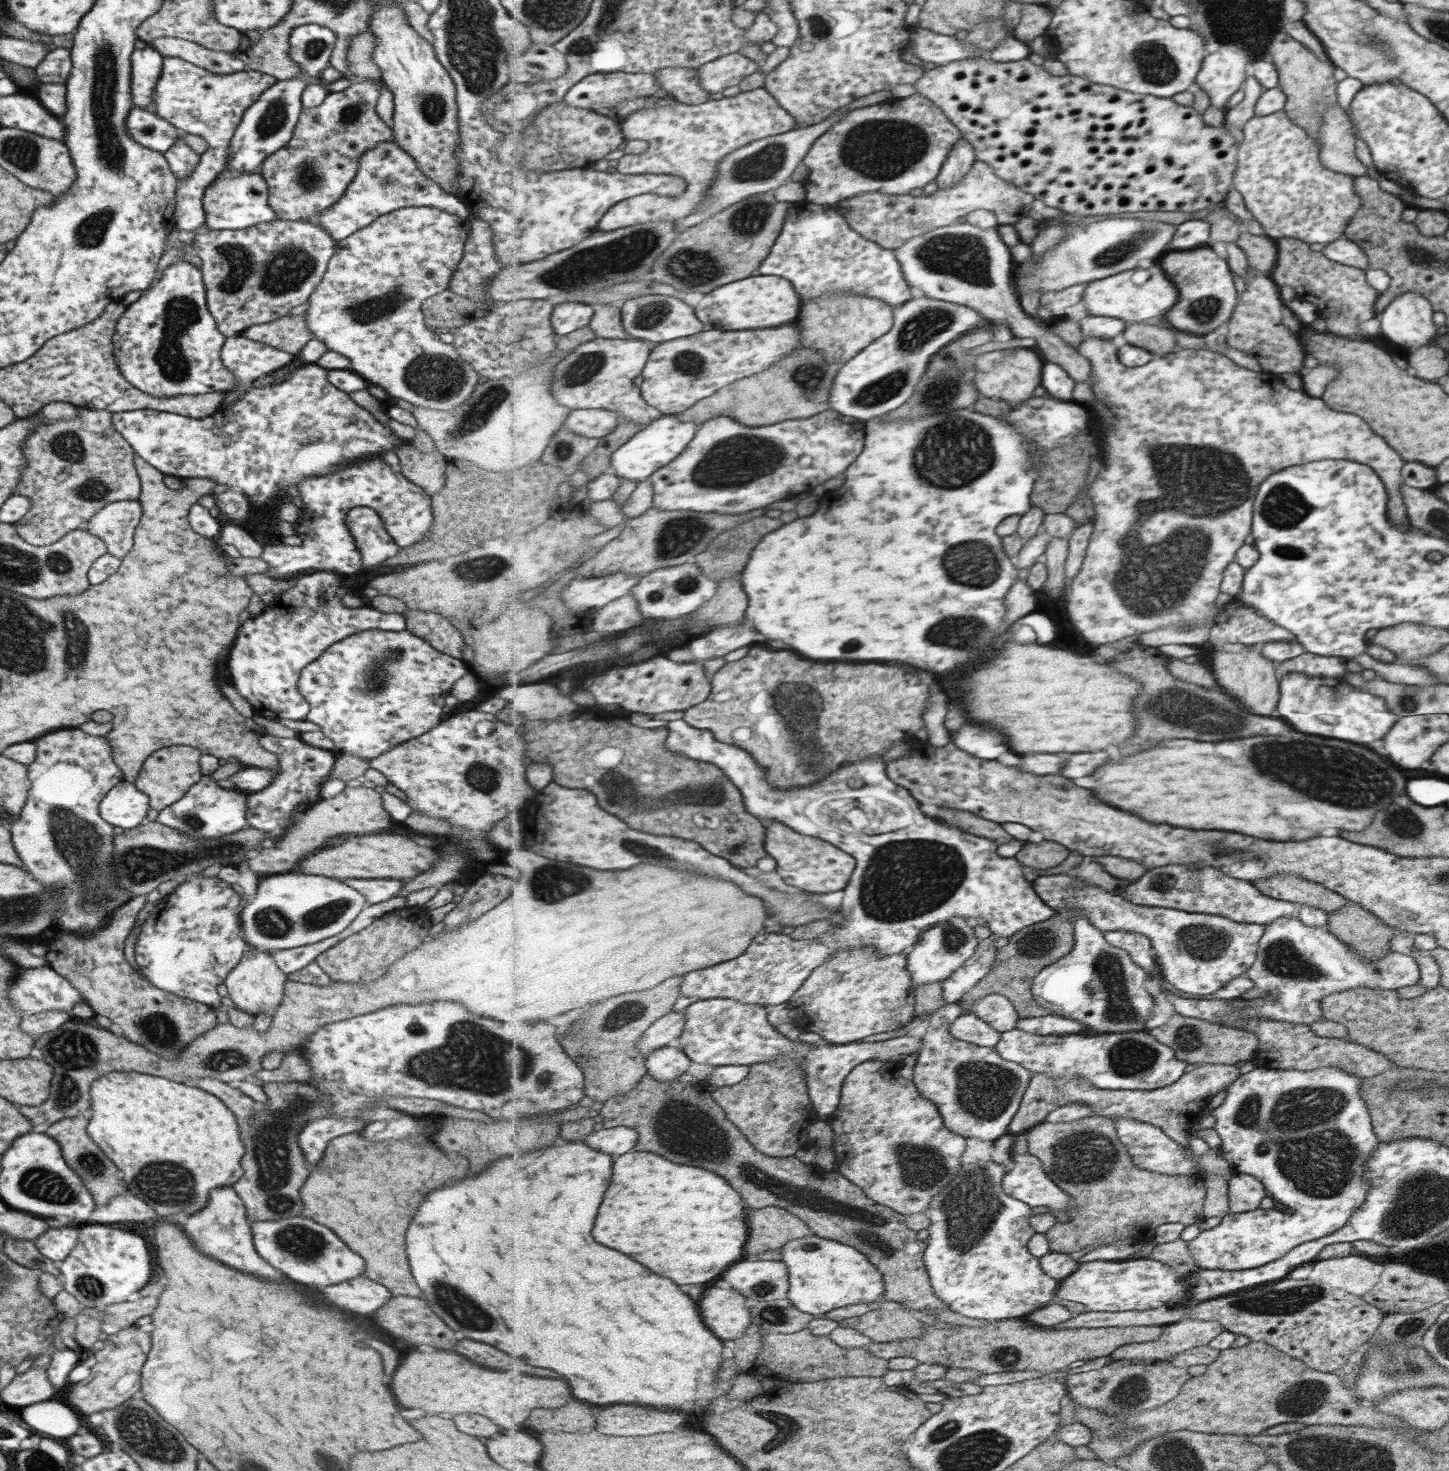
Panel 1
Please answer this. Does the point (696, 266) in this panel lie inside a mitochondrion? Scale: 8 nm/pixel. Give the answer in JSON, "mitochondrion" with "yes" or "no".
{"mitochondrion":"yes"}

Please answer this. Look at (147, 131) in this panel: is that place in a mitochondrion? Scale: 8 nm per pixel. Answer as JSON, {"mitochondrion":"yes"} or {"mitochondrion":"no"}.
{"mitochondrion":"yes"}

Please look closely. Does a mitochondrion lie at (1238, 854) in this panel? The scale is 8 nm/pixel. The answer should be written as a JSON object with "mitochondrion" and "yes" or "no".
{"mitochondrion":"yes"}

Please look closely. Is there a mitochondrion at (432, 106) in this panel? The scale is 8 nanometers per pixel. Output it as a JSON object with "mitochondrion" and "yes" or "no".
{"mitochondrion":"yes"}

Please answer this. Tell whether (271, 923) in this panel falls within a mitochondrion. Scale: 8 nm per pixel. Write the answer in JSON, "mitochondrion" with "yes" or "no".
{"mitochondrion":"yes"}

